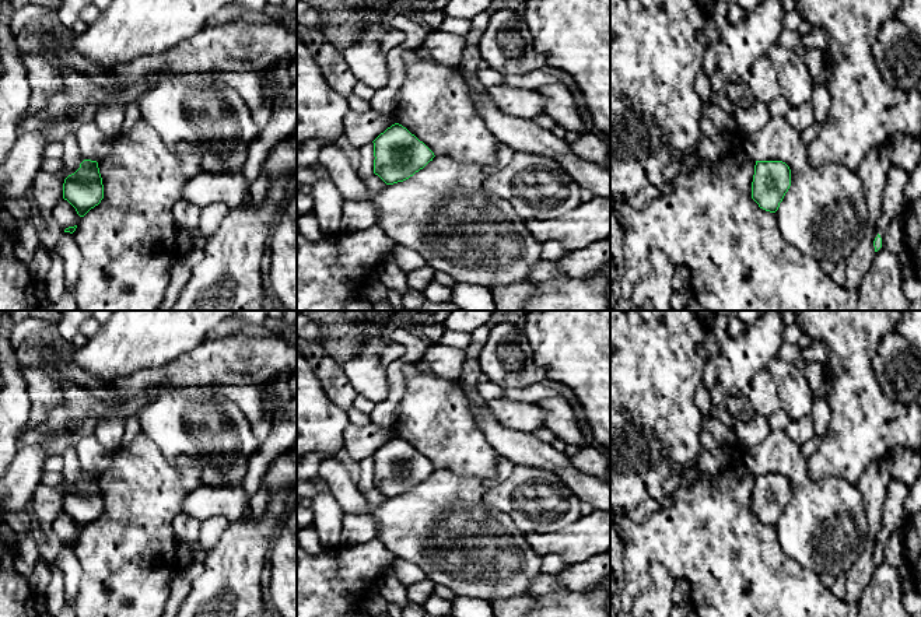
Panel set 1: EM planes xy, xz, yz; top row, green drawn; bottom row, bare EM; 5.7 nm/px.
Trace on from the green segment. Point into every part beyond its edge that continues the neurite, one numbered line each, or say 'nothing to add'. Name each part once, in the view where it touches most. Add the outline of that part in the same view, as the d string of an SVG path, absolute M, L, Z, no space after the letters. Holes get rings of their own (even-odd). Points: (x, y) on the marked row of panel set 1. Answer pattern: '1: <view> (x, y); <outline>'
nothing to add

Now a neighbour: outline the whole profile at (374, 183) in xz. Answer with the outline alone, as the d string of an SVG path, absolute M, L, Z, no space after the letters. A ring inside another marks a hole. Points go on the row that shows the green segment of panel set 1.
M371 175L365 179L363 179L365 183L367 190L371 194L377 194L379 192L382 192L388 185L378 176L378 175Z

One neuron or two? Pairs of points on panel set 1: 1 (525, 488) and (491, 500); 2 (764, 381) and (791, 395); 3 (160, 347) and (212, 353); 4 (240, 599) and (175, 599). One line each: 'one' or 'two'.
1: one
2: two
3: two
4: two

